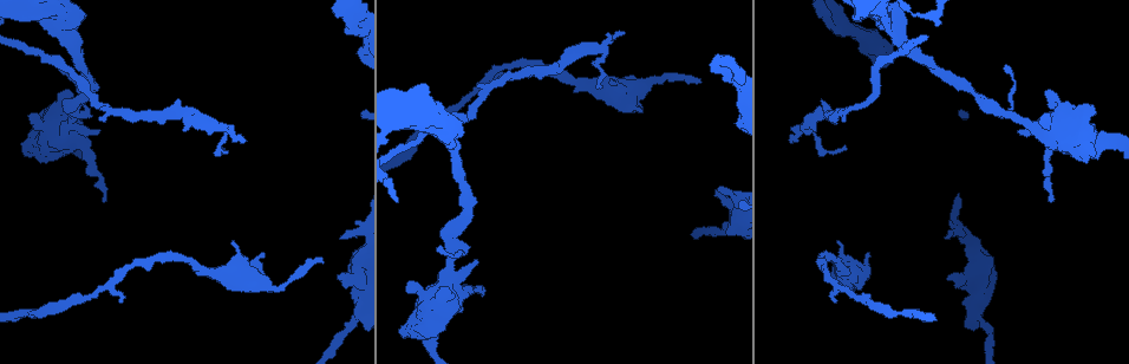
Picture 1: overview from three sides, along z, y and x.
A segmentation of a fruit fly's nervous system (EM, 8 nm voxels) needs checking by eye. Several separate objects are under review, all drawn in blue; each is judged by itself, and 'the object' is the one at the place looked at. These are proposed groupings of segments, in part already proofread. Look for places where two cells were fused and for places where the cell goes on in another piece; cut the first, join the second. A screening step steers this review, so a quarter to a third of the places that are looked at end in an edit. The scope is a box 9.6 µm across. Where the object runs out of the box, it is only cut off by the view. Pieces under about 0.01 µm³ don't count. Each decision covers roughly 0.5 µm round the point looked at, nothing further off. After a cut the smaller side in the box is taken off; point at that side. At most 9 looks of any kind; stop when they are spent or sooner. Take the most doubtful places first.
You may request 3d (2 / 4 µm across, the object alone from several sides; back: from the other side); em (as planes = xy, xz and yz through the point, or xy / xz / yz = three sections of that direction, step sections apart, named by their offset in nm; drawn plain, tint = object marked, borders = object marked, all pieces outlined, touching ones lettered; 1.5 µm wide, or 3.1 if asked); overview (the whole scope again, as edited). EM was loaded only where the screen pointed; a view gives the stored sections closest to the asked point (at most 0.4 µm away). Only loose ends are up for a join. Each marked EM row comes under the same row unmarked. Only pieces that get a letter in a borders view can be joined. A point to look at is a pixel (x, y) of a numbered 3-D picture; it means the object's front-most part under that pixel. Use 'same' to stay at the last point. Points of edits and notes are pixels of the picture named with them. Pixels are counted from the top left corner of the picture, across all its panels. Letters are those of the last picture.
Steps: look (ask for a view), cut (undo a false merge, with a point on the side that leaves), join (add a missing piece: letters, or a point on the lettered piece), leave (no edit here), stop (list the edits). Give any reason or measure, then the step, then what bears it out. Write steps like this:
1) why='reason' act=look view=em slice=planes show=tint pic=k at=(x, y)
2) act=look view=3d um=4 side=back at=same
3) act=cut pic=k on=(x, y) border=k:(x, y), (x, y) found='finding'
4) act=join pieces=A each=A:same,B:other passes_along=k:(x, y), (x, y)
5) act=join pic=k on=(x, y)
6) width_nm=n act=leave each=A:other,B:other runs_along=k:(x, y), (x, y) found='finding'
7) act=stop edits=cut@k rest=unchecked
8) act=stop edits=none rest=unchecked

why='branch stops here' act=look view=em slice=yz step=8 show=borders pic=1 at=(319, 259)

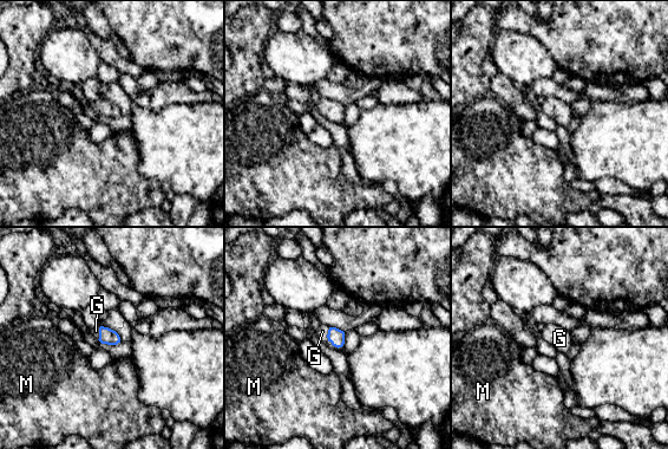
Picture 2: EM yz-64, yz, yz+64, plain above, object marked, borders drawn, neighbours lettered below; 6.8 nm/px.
act=look view=em slice=planes show=borders at=same

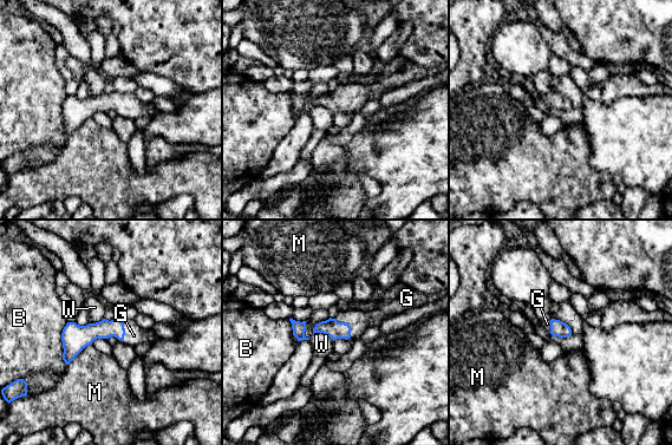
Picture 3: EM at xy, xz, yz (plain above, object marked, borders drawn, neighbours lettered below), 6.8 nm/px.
longest_contact=B:300nm act=join pieces=G each=B:other,G:same,M:other,W:other found='it goes on there'

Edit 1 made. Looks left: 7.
why='redraw' act=look view=overview

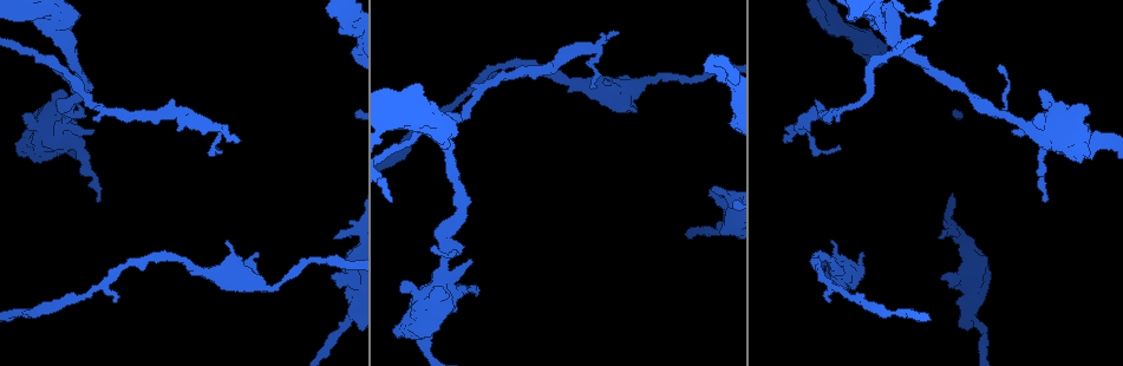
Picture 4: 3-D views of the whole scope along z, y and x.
why='sudden change in width' act=look view=3d um=4 pic=4 at=(1098, 143)

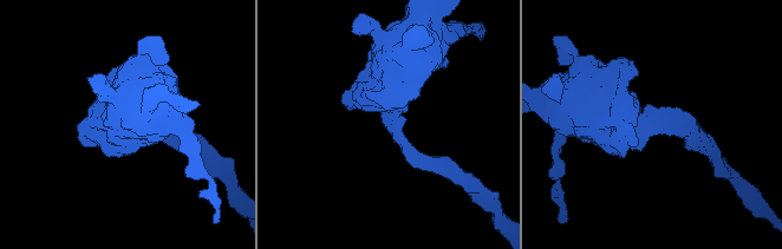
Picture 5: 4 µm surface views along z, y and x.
arm_widths_nm=240,800 act=look view=em slice=planes show=borders pic=5 at=(392, 126)

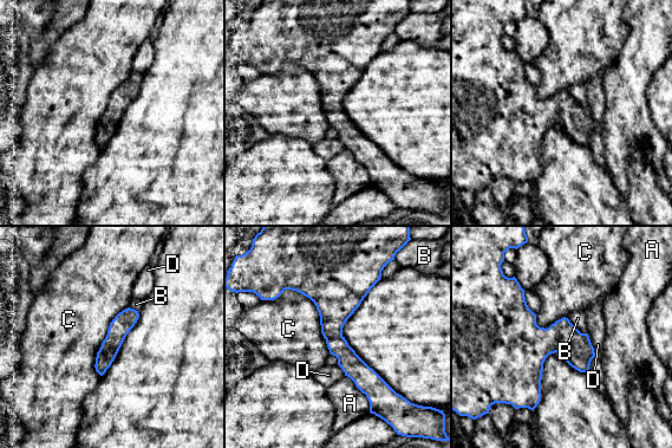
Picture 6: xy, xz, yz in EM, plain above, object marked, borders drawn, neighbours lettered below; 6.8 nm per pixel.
act=leave each=A:other,B:other,C:other,D:other runs_along=6:(333, 270), (333, 337), (372, 401) found='one cell here'

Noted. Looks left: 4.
why='an open end' act=look view=em slice=planes show=borders pic=4 at=(238, 139)

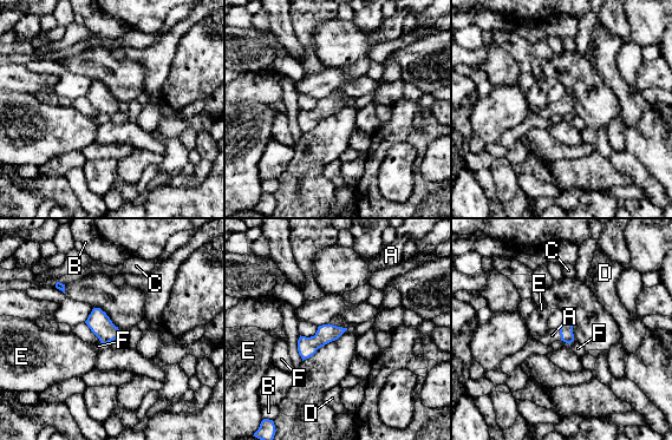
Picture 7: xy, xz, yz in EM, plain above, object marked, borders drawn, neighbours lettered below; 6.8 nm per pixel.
act=join pieces=A each=A:same,B:other,C:other,D:other,E:other,F:other passes_along=7:(566, 330), (560, 334), (552, 335) found='the cell continues'

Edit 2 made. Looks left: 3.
act=stop edits=join@3,join@7 rest=unchecked

